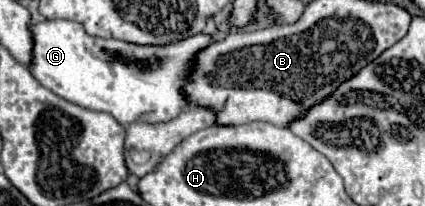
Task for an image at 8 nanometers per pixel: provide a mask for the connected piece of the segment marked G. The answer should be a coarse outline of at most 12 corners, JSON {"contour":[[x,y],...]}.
{"contour":[[31,24],[31,74],[119,124],[169,122],[211,34],[165,46]]}

